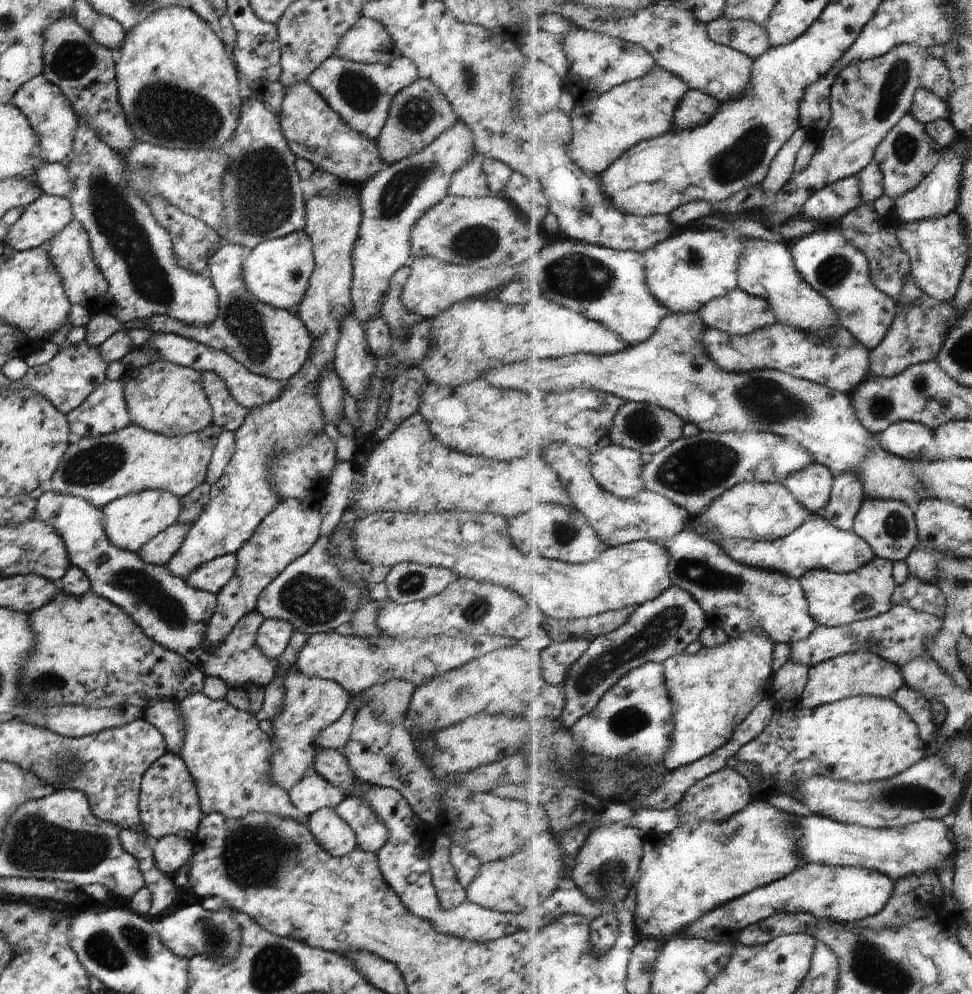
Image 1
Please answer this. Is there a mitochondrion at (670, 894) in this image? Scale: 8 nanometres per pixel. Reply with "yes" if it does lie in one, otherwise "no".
no

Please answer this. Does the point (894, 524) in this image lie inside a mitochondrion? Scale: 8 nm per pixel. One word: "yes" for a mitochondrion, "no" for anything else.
yes

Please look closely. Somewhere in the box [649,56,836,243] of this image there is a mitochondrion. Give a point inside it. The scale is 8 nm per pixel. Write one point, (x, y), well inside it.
(745, 153)

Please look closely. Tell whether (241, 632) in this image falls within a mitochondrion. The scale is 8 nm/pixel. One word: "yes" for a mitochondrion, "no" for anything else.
no

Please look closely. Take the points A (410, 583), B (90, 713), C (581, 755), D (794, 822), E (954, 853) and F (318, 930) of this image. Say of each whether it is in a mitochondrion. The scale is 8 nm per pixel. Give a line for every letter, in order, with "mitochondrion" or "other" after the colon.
A: mitochondrion
B: other
C: other
D: other
E: other
F: other

